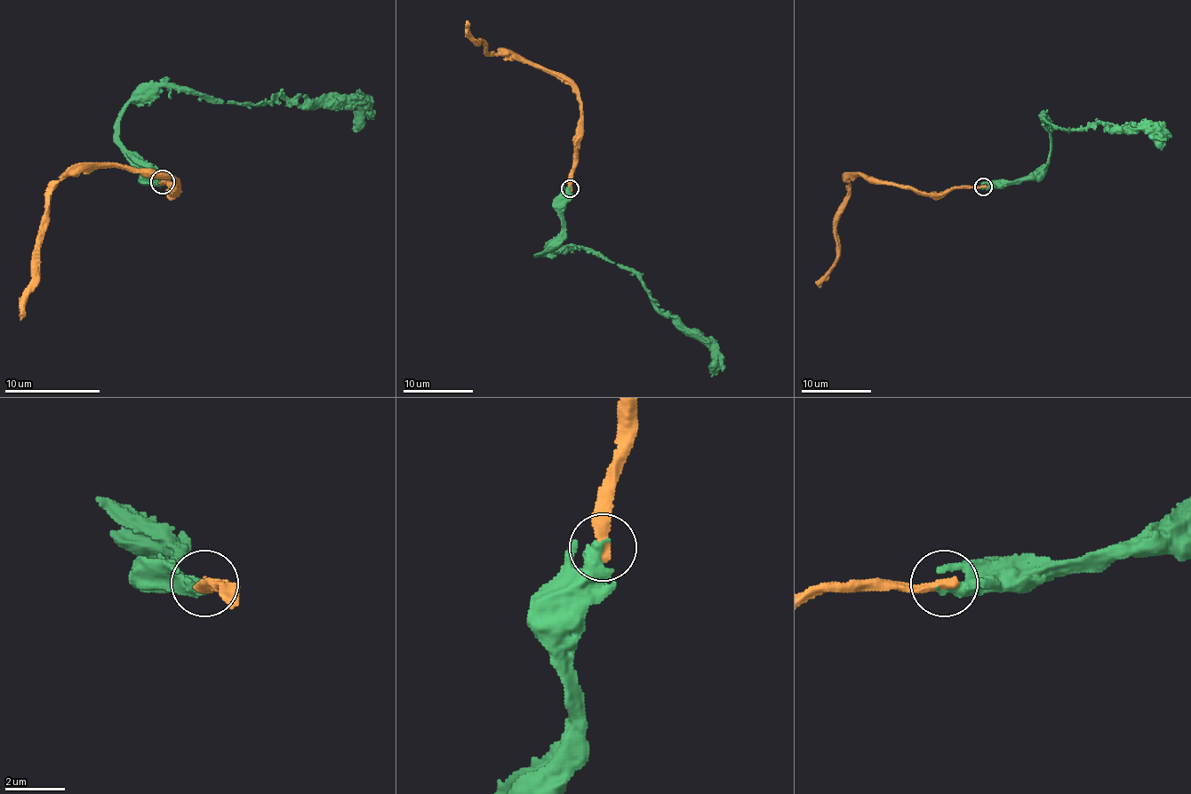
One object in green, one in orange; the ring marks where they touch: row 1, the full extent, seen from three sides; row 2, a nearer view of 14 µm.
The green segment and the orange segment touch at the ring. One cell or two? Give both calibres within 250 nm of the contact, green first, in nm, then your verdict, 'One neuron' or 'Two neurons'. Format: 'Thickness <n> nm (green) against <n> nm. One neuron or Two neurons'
Thickness 480 nm (green) against 380 nm. Two neurons

